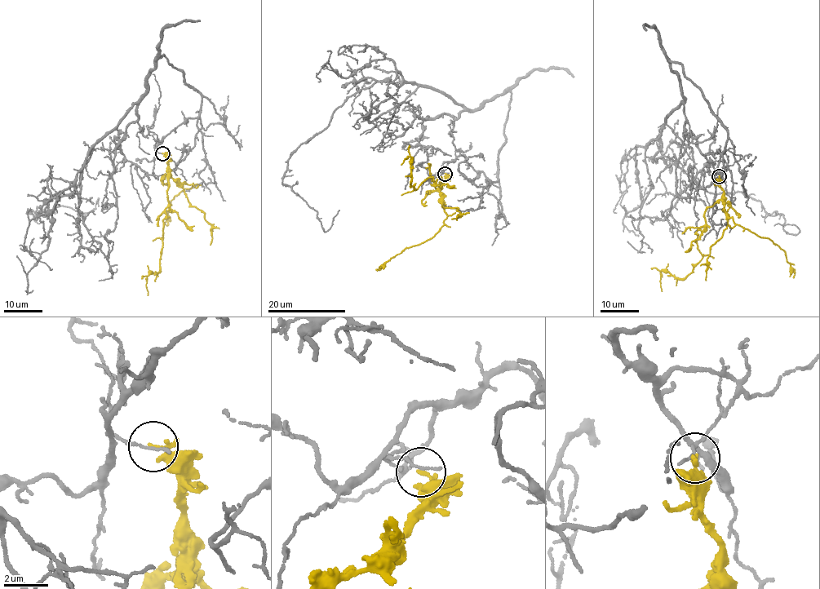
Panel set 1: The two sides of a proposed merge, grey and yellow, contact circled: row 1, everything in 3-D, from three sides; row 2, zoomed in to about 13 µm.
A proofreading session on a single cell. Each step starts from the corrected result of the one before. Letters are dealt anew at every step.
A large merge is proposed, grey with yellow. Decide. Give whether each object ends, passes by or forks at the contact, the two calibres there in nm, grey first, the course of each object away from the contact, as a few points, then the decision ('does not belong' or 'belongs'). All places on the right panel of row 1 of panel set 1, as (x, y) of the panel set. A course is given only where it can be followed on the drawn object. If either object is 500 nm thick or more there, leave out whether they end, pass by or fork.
grey ends | yellow ends | 130/220 nm | grey via (719, 176), (726, 164), (705, 155), (726, 130), (671, 62), (684, 100), (653, 157), (800, 231), (773, 226) | yellow via (720, 176), (723, 196), (706, 207), (705, 223), (696, 232), (702, 259), (683, 278), (662, 271), (662, 291) | does not belong

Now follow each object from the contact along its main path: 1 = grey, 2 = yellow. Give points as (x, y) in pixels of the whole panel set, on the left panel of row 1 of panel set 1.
1: (162, 153), (201, 94), (164, 55), (78, 186), (29, 212), (98, 206)
2: (162, 152), (169, 170), (168, 204), (163, 219), (160, 270), (148, 274), (148, 294)

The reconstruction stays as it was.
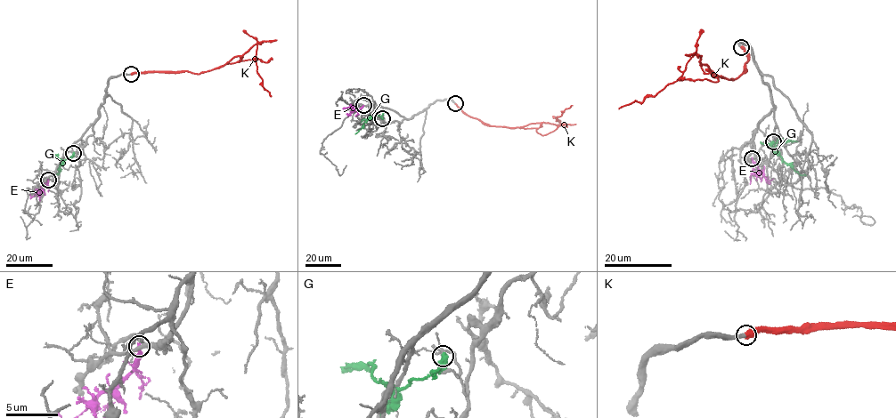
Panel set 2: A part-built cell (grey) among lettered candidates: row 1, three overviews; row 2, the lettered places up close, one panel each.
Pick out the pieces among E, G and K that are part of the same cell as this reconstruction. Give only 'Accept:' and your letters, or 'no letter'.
Accept: K

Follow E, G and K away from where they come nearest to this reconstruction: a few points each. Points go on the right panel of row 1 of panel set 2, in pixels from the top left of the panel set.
E: (752, 158), (761, 172), (757, 175), (761, 178), (762, 174)
G: (773, 141), (769, 144), (785, 162), (792, 169), (806, 175)
K: (741, 47), (748, 58), (746, 71), (733, 81), (700, 65), (696, 52), (682, 76), (655, 95), (618, 108)

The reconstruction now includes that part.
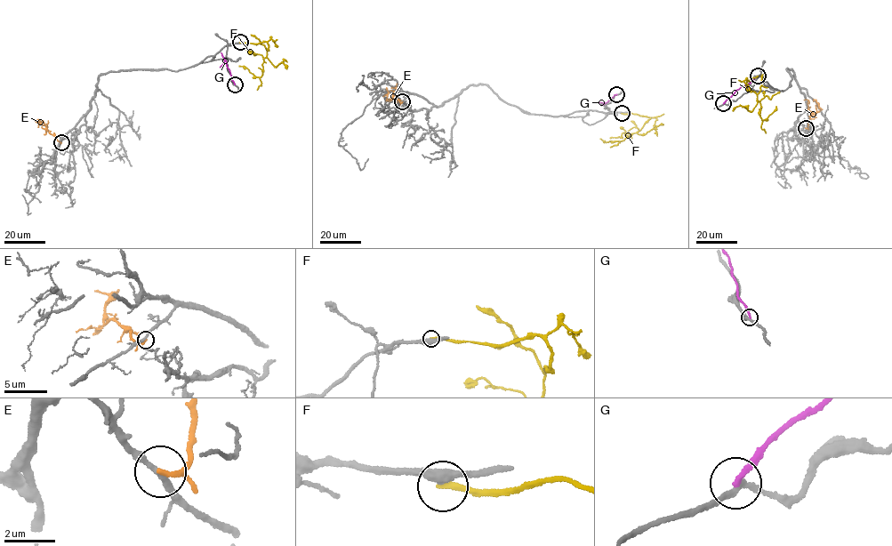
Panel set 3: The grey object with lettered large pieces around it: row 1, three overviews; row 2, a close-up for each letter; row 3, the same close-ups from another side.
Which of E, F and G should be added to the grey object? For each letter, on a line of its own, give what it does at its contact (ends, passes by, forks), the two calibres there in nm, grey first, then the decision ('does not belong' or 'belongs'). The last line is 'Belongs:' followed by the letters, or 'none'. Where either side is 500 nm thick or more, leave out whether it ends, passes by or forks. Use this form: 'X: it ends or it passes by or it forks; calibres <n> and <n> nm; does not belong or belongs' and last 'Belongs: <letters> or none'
E: it passes by; calibres 240 and 150 nm; does not belong
F: it ends; calibres 400 and 240 nm; does not belong
G: it ends; calibres 180 and 190 nm; does not belong
Belongs: none

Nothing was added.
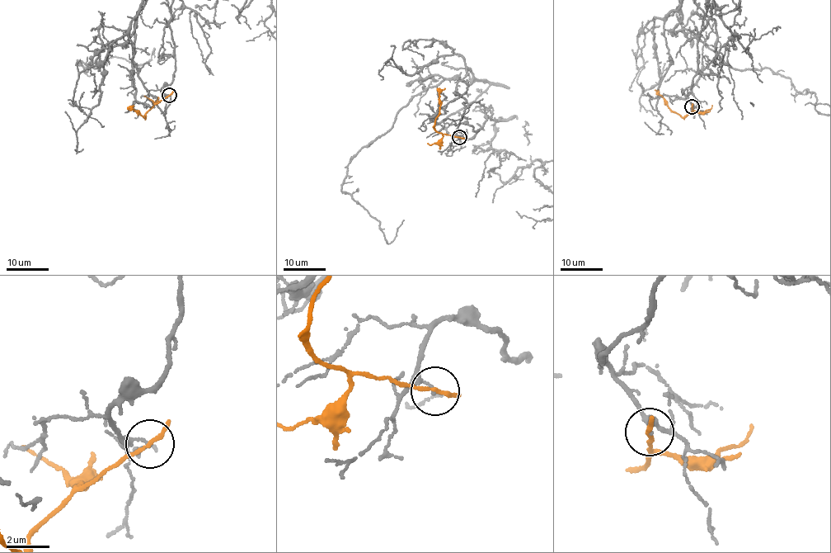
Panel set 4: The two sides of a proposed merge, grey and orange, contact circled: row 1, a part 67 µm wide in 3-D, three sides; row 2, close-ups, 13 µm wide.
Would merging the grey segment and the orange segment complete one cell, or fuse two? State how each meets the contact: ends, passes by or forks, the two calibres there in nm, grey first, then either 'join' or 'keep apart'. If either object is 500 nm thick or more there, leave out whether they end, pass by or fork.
grey ends there; orange passes by; 110 nm thick on the grey side, 160 nm on the other; keep apart

